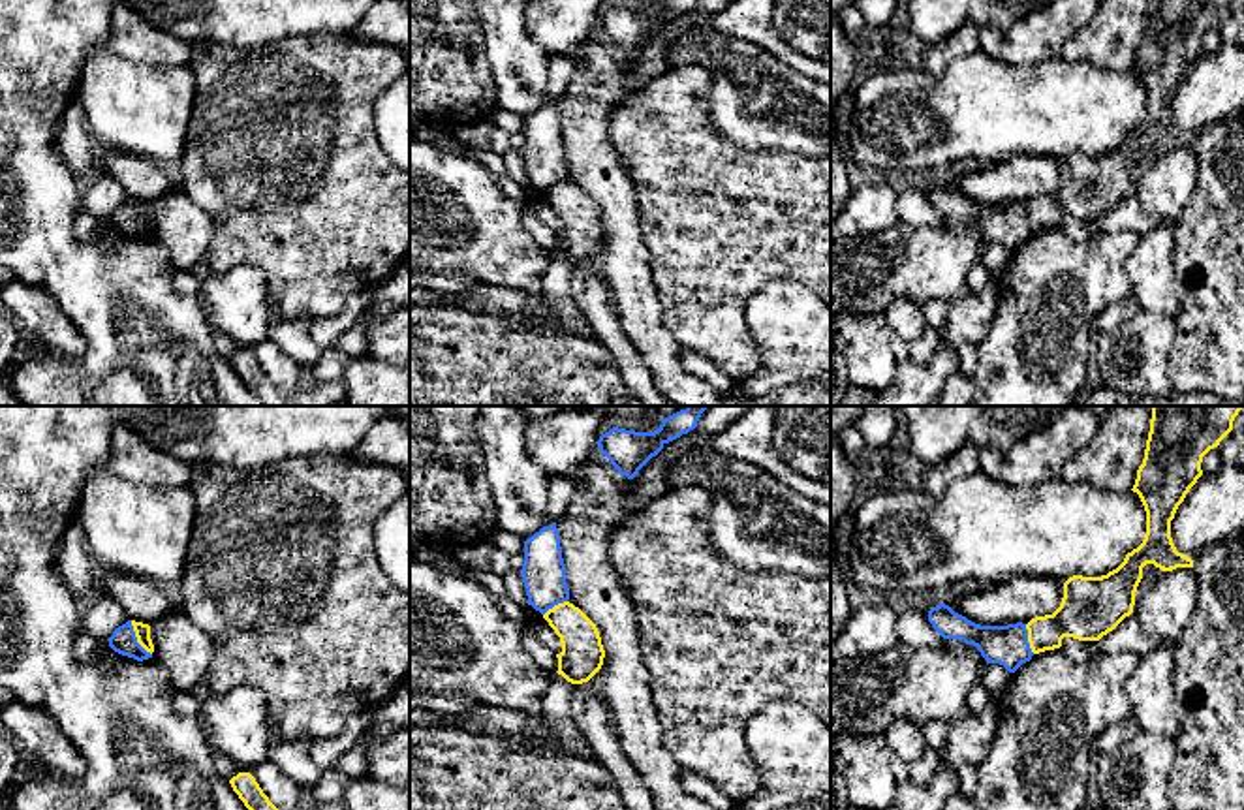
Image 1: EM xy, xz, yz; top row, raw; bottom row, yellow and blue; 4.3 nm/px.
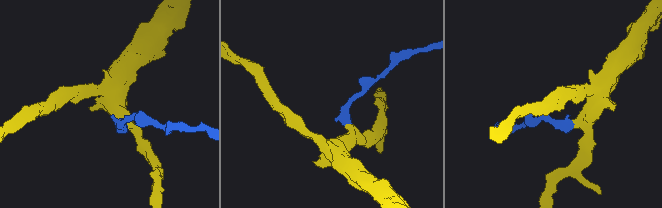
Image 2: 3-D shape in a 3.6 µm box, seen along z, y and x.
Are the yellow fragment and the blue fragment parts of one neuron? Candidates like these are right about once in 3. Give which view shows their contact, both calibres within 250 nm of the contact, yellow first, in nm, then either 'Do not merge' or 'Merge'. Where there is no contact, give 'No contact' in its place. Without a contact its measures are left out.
Touches yellow in xy. Thickness 70 nm (yellow) against 110 nm. Do not merge

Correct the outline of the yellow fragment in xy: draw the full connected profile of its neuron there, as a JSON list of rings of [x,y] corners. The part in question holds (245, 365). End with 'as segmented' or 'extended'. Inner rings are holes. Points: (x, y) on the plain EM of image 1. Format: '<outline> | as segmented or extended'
[[[239,351],[229,363],[263,406],[286,406],[286,395],[269,380],[250,351]]] | as segmented

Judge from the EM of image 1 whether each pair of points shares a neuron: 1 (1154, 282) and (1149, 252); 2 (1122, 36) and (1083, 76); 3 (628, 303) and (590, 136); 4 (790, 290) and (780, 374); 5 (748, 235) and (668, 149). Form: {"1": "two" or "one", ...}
{"1": "one", "2": "two", "3": "one", "4": "one", "5": "one"}

